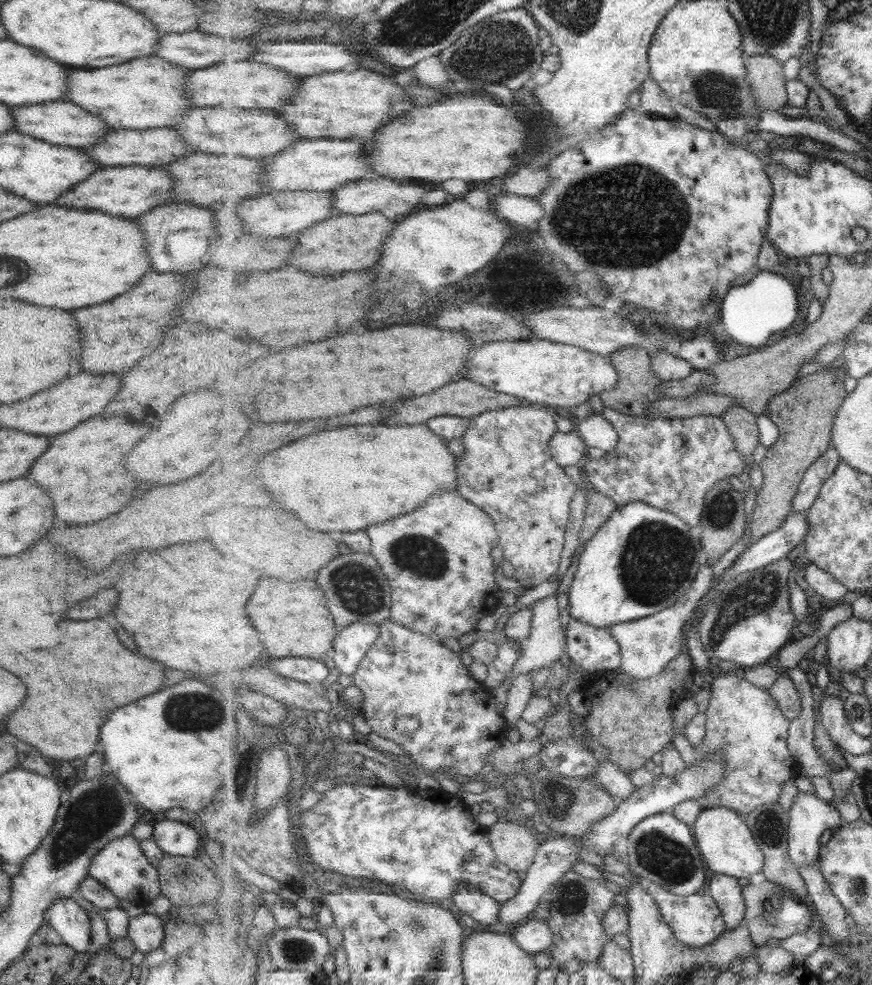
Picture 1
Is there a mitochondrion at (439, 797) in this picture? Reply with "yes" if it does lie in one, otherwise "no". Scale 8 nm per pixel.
no

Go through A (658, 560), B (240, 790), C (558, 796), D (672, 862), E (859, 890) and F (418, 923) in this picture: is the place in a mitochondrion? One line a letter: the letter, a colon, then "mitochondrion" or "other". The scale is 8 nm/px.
A: mitochondrion
B: mitochondrion
C: mitochondrion
D: mitochondrion
E: mitochondrion
F: mitochondrion

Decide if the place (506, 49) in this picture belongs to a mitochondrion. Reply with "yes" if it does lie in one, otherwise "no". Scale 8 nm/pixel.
yes

